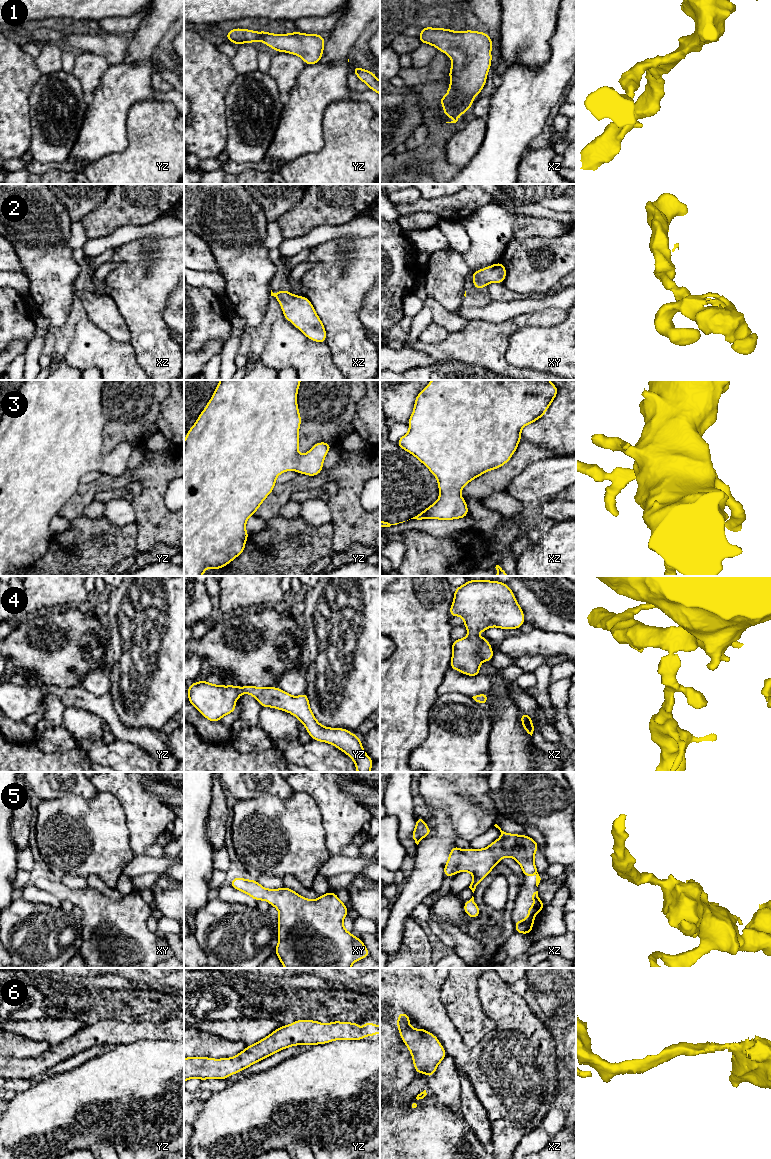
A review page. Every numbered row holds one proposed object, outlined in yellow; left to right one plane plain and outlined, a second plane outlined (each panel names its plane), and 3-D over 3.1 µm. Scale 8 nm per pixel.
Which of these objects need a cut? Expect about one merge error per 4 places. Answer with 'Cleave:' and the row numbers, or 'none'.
Cleave: none

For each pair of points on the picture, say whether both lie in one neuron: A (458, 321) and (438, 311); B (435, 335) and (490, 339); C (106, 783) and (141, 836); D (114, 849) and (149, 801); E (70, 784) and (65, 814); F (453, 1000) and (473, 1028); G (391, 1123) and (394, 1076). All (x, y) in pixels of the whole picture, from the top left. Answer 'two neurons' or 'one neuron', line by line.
A: one neuron
B: two neurons
C: one neuron
D: two neurons
E: two neurons
F: one neuron
G: two neurons

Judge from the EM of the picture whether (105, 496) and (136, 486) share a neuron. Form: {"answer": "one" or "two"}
{"answer": "one"}

